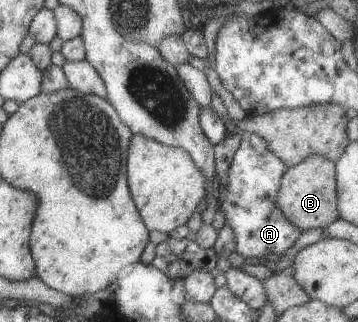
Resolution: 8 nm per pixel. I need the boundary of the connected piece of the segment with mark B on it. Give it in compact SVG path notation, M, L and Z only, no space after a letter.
M312 154L294 167L288 167L280 178L276 194L276 206L284 218L300 232L324 228L339 218L336 208L336 184L334 163Z

